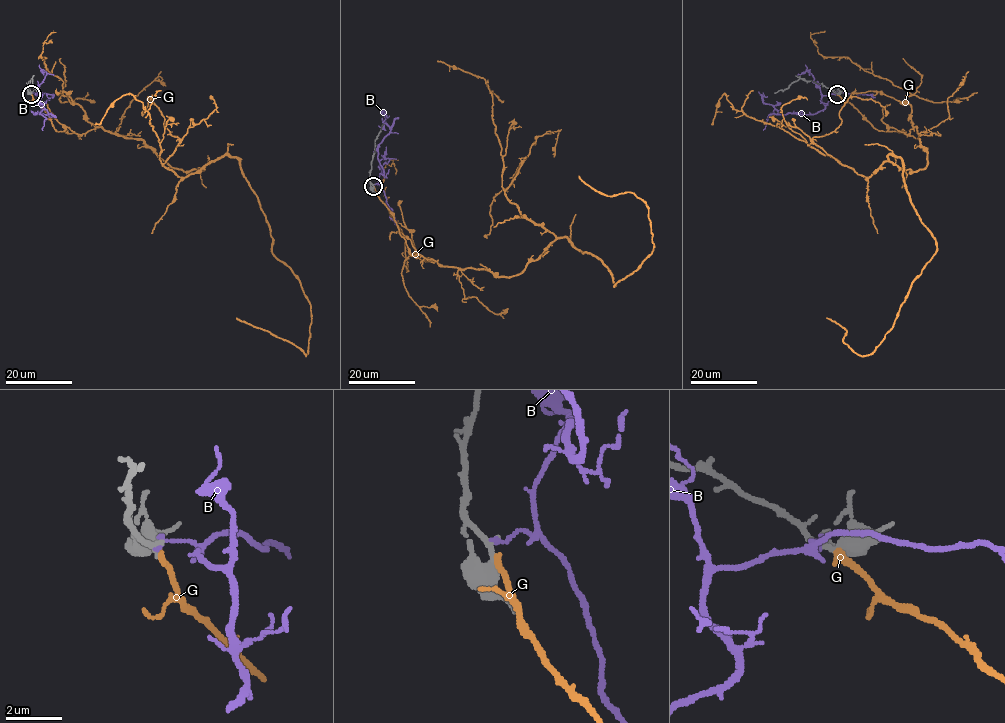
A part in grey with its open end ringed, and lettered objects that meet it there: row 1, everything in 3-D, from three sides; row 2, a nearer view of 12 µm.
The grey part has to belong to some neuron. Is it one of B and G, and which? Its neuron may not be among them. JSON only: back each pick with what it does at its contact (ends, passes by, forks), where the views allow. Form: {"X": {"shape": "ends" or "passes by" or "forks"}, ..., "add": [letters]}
{"G": {"shape": "ends"}, "add": ["G"]}

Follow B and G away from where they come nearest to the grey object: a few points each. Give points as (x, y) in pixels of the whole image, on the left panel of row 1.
B: (30, 93), (39, 97), (41, 109), (35, 114), (48, 113), (45, 109), (40, 113), (45, 119), (43, 130)
G: (31, 93), (57, 131), (140, 138), (183, 171), (236, 157), (271, 252), (310, 305), (306, 355), (236, 317)

